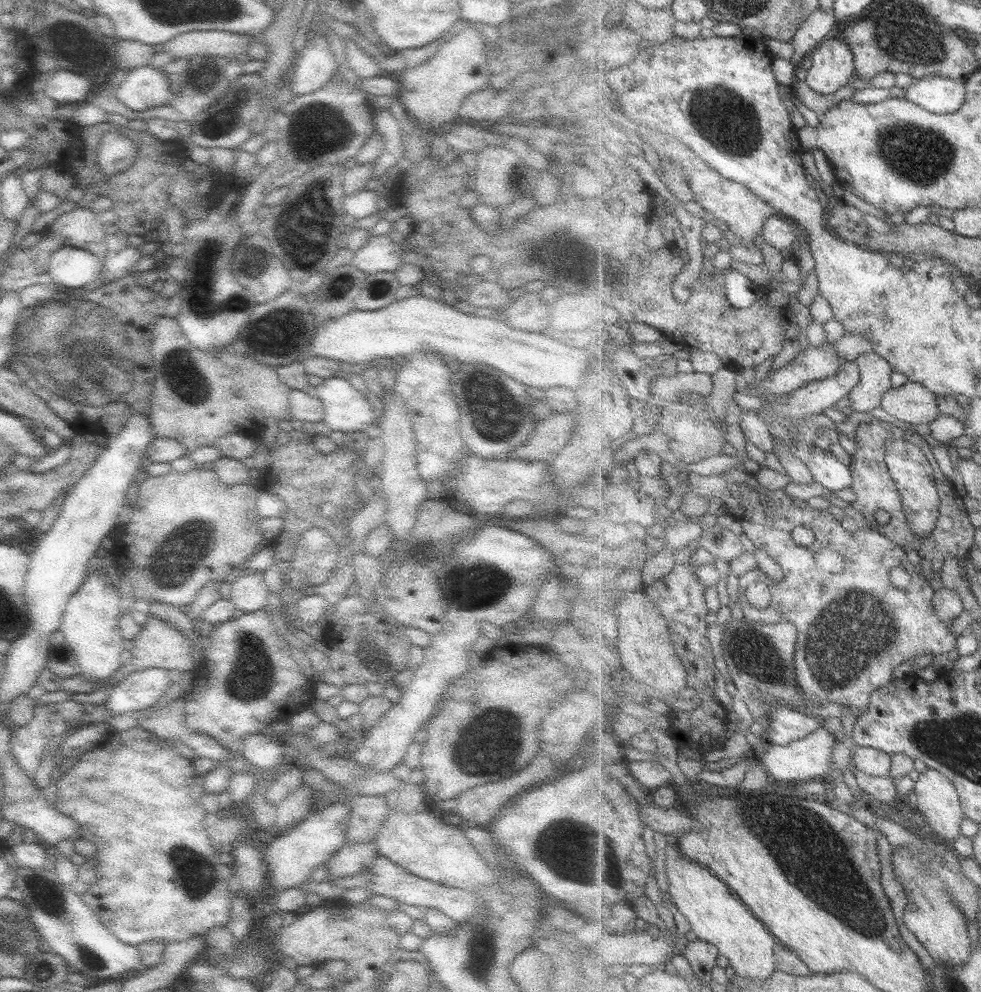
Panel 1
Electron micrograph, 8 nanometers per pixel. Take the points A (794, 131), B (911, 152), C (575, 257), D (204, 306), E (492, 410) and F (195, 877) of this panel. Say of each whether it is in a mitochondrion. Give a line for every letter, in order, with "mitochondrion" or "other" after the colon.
A: other
B: mitochondrion
C: mitochondrion
D: mitochondrion
E: mitochondrion
F: mitochondrion

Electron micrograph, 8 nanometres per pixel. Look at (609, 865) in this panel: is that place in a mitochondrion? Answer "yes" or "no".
yes

